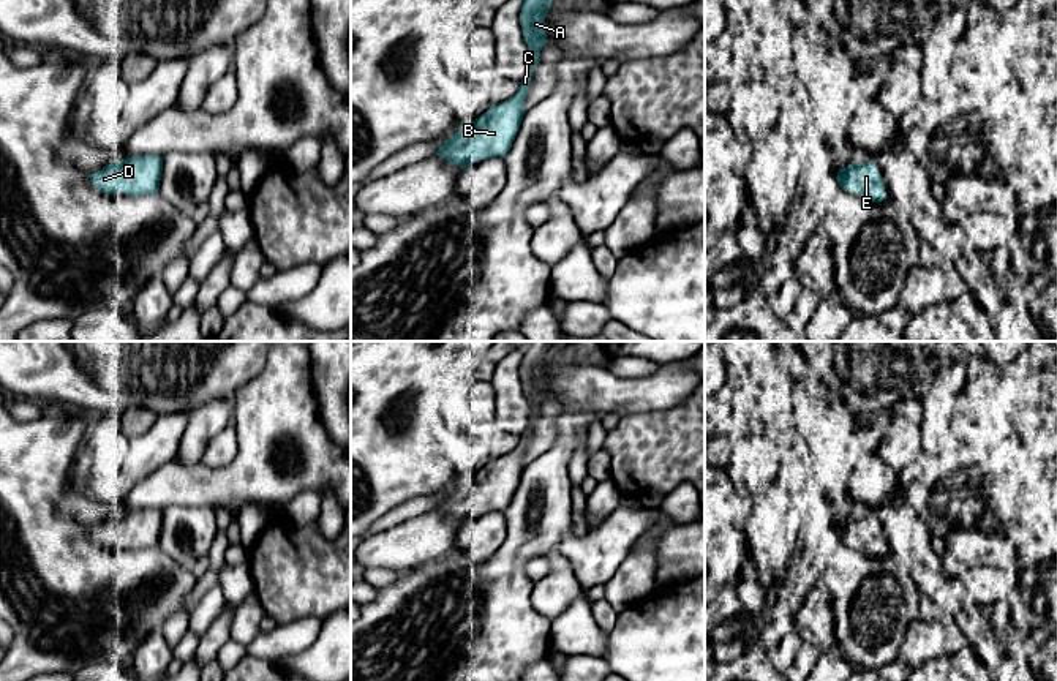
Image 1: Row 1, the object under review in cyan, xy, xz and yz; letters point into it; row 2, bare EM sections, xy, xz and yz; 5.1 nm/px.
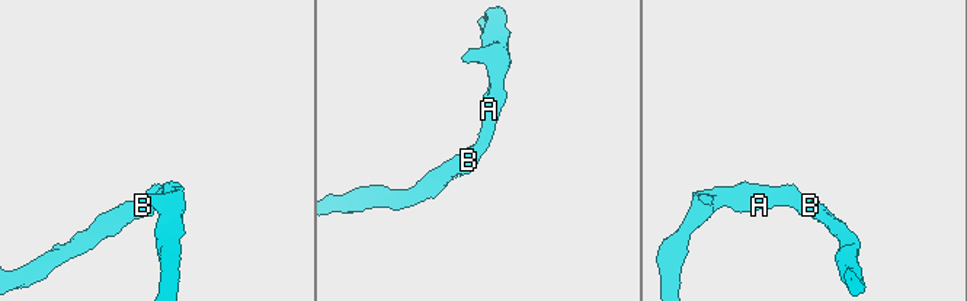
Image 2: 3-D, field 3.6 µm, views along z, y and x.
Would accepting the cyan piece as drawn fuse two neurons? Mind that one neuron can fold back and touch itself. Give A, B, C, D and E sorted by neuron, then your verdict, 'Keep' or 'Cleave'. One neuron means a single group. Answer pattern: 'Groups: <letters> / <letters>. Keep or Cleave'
Groups: A B C D E. Keep

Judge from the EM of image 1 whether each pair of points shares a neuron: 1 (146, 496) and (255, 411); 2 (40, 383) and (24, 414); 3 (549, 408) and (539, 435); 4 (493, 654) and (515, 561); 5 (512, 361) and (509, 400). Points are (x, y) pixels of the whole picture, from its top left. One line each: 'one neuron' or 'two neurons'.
1: one neuron
2: two neurons
3: one neuron
4: one neuron
5: one neuron

